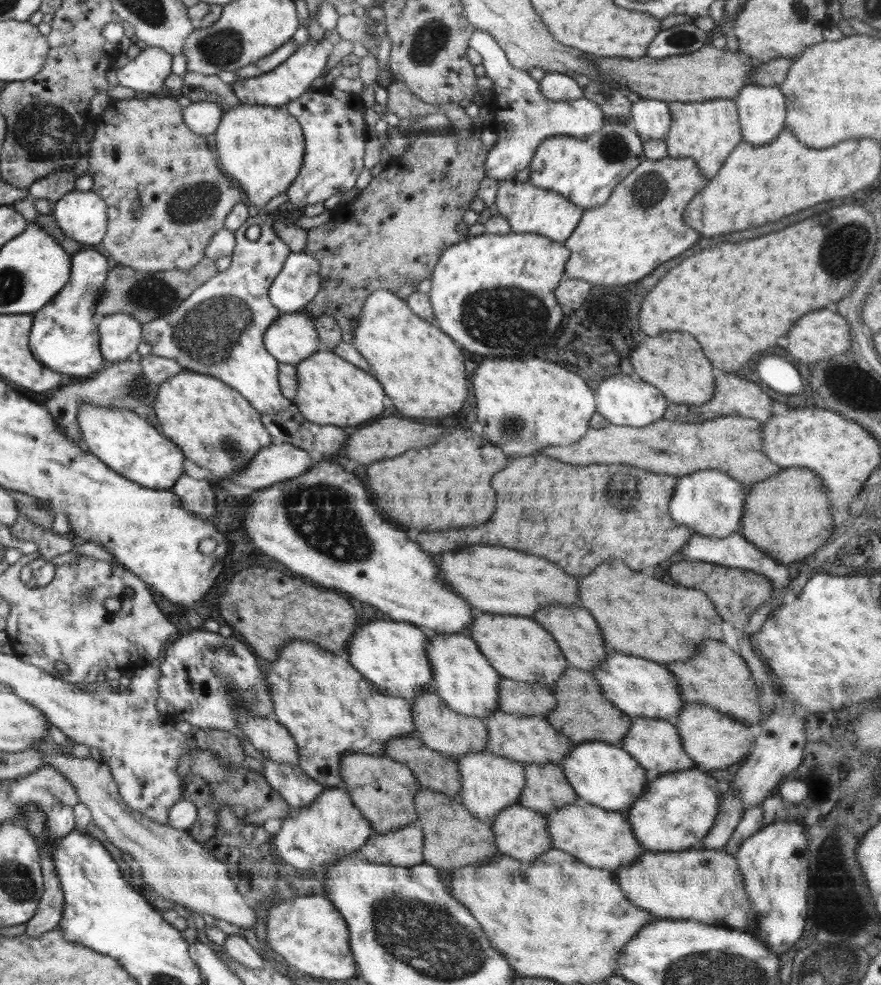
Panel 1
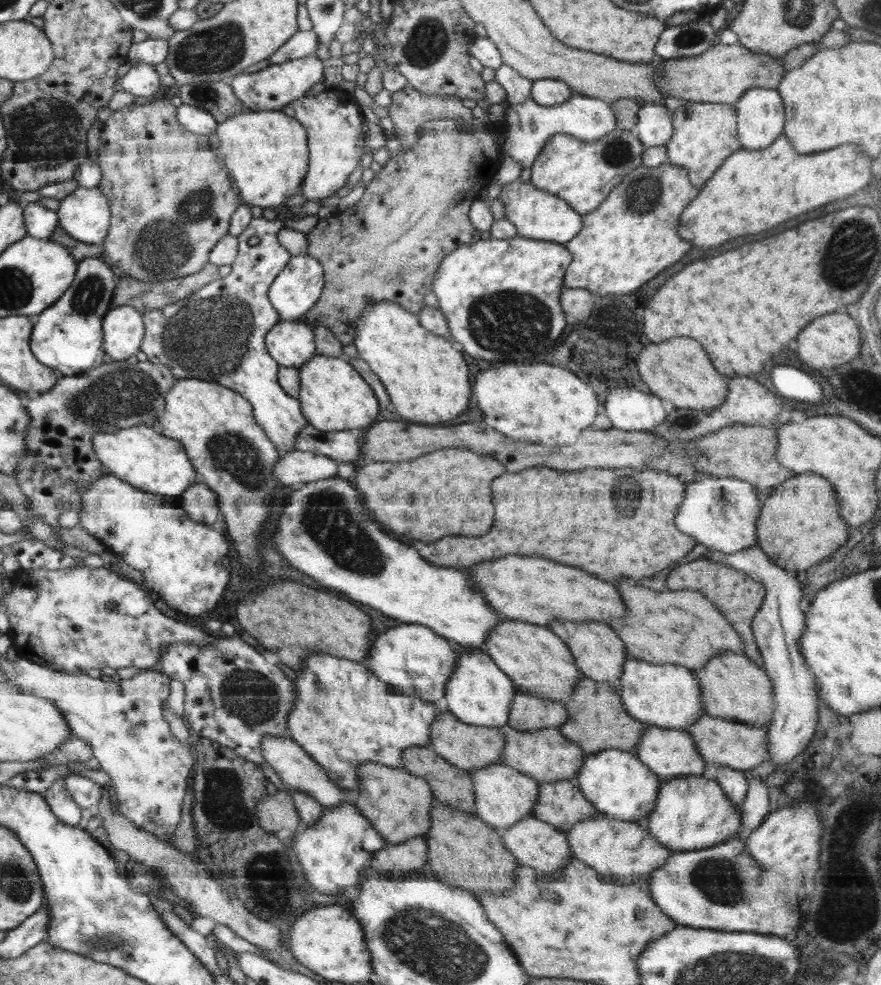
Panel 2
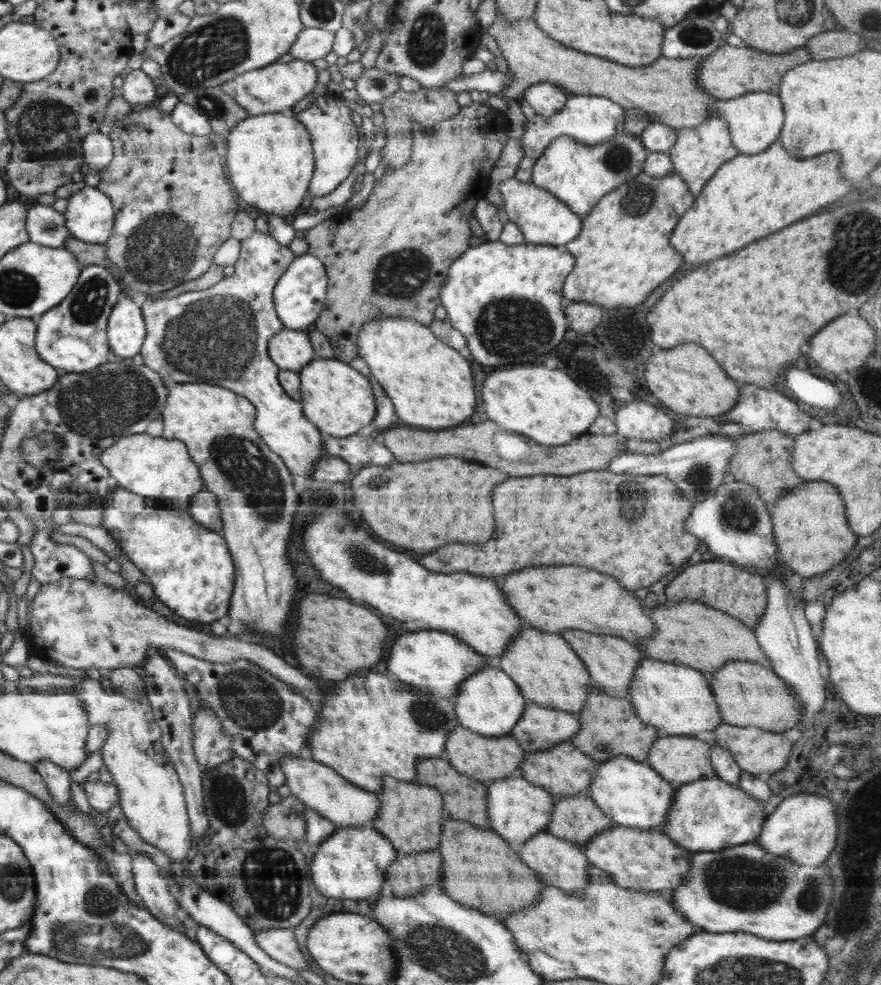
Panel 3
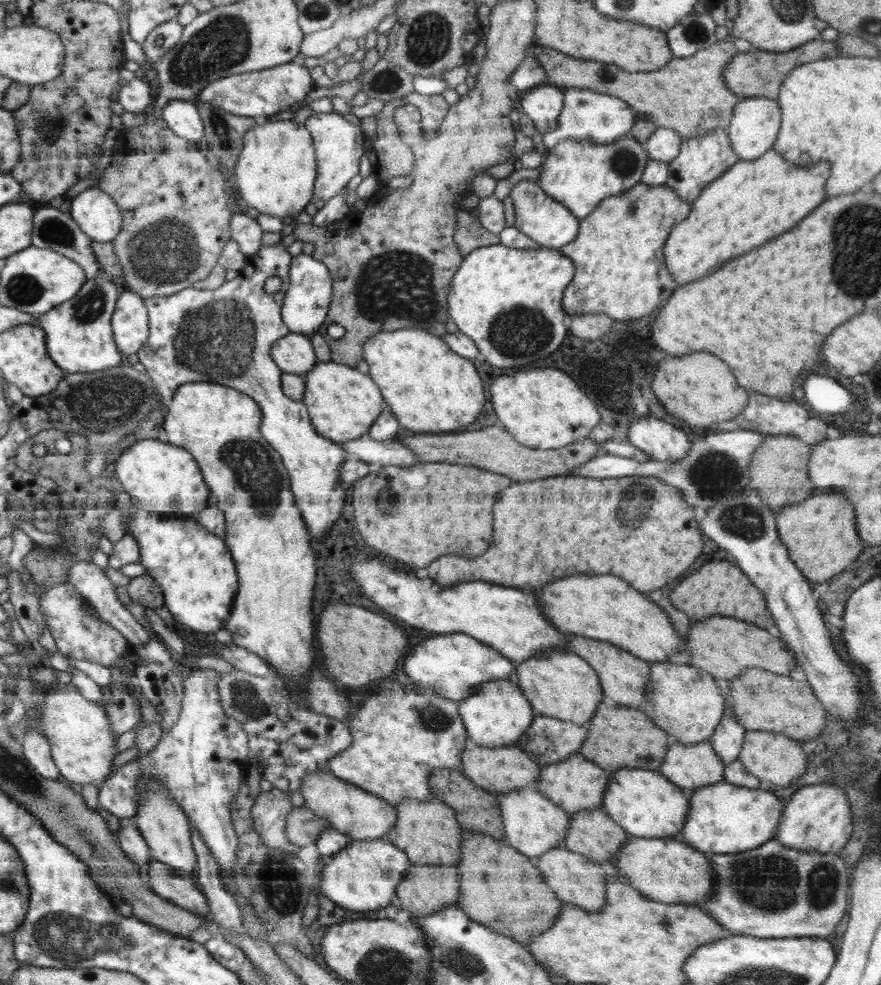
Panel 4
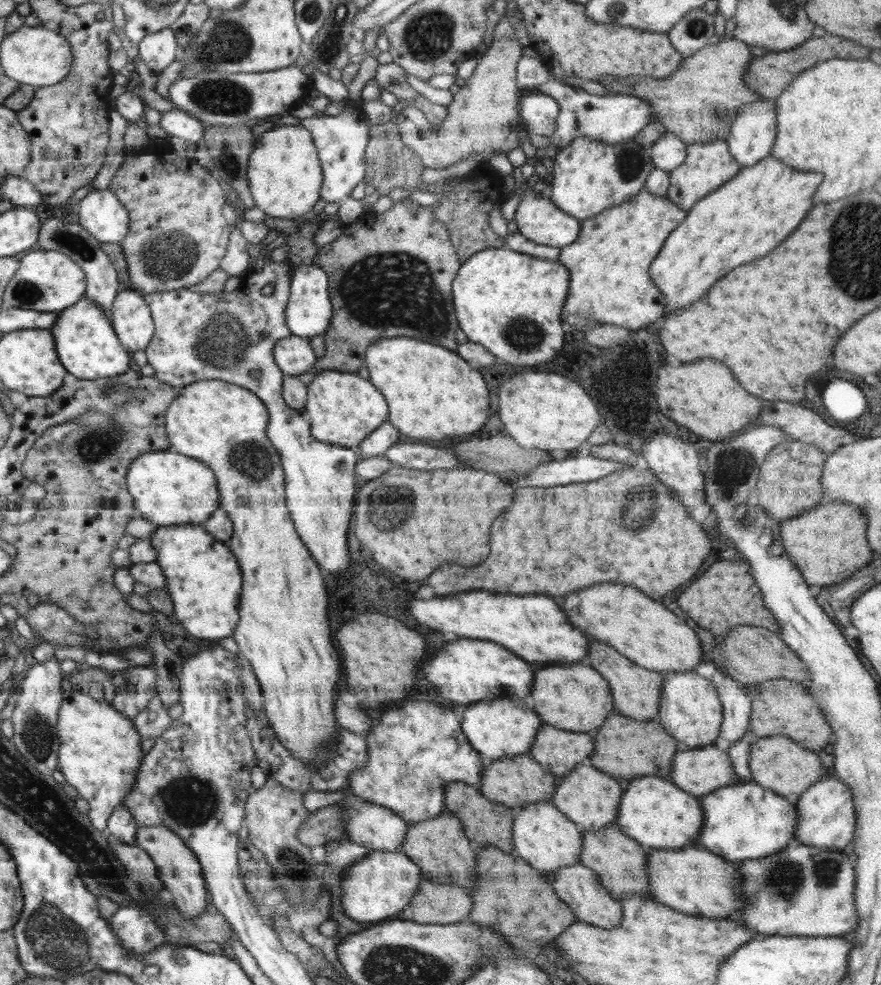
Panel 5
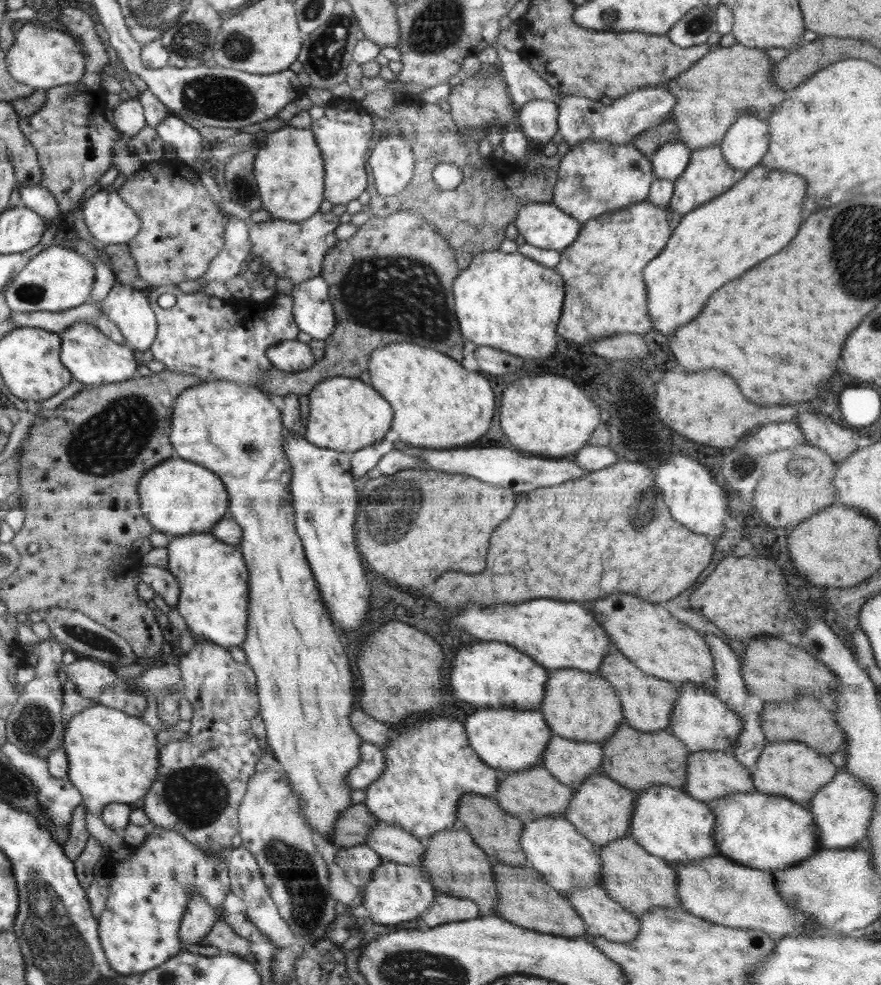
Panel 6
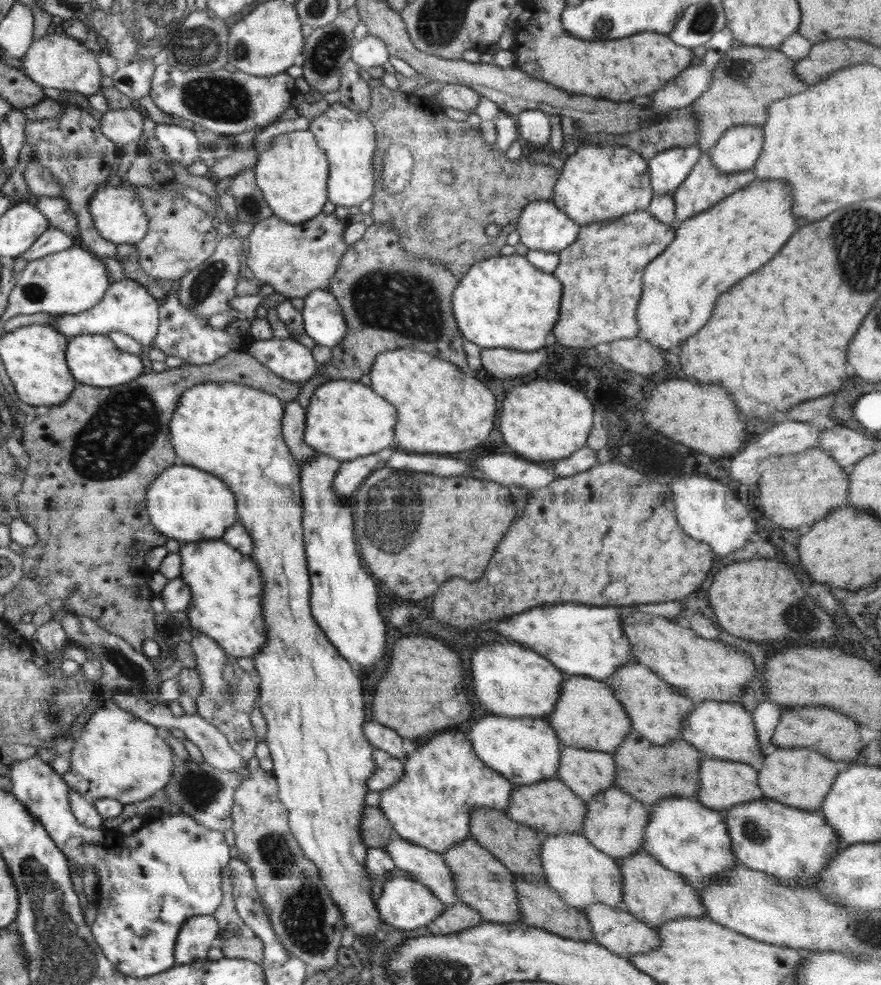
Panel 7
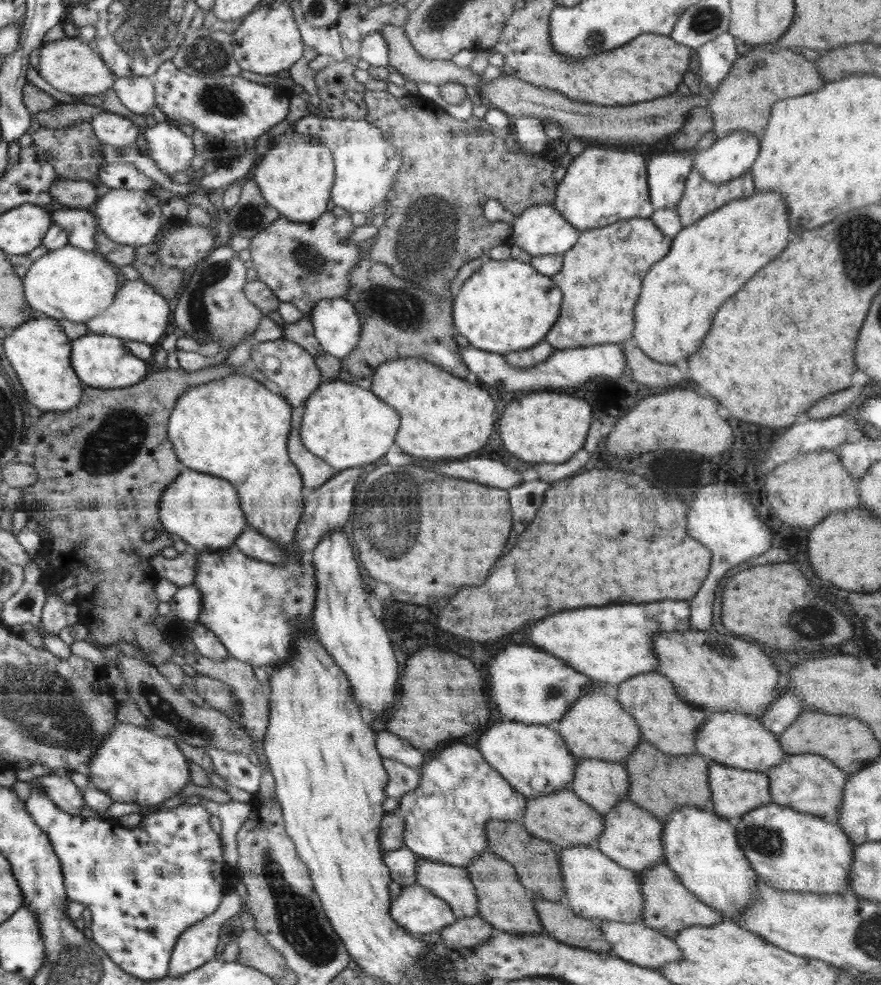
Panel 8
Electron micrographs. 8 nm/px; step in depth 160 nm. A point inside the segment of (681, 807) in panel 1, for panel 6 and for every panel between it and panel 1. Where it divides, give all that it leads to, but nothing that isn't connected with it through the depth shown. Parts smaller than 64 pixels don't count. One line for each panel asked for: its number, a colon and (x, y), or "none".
2: (691, 813)
3: (706, 815)
4: (722, 817)
5: (743, 821)
6: (768, 832)

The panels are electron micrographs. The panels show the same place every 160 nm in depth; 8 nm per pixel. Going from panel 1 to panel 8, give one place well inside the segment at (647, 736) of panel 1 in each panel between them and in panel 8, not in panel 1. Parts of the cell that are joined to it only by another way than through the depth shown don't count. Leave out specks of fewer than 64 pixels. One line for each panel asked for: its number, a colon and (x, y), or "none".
2: (669, 753)
3: (678, 759)
4: (691, 766)
5: (701, 770)
6: (711, 775)
7: (722, 783)
8: (734, 791)

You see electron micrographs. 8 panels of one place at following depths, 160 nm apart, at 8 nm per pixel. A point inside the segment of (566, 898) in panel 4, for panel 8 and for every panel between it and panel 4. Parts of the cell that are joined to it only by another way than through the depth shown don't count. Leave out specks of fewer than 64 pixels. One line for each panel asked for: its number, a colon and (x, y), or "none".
5: (578, 886)
6: (604, 917)
7: (622, 933)
8: (644, 946)

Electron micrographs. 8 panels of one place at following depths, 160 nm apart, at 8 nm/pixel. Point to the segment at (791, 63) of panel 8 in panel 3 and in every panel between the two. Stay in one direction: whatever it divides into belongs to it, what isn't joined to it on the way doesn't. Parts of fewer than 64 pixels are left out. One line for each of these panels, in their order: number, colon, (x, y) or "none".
3: (668, 90)
4: (689, 95)
5: (698, 102)
6: (728, 82)
7: (746, 82)

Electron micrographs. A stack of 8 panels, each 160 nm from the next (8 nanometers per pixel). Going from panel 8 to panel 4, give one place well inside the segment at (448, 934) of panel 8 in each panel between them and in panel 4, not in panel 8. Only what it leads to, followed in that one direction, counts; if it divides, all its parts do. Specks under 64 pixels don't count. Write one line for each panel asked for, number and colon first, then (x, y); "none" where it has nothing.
4: (424, 890)
5: (433, 903)
6: (445, 909)
7: (459, 916)

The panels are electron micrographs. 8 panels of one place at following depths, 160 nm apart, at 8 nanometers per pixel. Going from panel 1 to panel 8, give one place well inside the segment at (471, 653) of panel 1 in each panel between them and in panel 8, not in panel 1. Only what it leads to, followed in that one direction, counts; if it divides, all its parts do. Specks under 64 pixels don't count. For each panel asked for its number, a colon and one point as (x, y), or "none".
2: (478, 693)
3: (489, 702)
4: (497, 715)
5: (502, 727)
6: (510, 740)
7: (526, 750)
8: (519, 752)

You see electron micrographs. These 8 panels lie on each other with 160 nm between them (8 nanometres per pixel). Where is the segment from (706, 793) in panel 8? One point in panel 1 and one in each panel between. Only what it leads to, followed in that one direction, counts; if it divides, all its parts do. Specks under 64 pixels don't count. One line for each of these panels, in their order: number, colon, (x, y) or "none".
1: (583, 713)
2: (597, 720)
3: (609, 727)
4: (623, 736)
5: (624, 748)
6: (637, 760)
7: (649, 772)

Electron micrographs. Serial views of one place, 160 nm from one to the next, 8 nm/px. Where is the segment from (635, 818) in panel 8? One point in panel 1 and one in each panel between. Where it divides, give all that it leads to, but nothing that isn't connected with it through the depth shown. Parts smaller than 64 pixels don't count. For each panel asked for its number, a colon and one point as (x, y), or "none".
1: (527, 739)
2: (546, 755)
3: (564, 771)
4: (575, 784)
5: (587, 796)
6: (601, 809)
7: (615, 823)

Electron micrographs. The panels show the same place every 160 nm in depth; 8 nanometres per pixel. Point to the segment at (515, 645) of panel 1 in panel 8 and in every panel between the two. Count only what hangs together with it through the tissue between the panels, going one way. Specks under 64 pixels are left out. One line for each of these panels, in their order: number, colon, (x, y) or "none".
2: (539, 663)
3: (548, 673)
4: (561, 685)
5: (575, 697)
6: (582, 706)
7: (587, 715)
8: (596, 727)

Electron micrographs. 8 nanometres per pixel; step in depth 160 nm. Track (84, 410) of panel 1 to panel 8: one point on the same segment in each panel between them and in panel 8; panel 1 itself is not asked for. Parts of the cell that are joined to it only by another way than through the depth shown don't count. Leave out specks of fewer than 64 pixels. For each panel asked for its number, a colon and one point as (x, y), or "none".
2: (155, 463)
3: (151, 466)
4: (160, 477)
5: (169, 489)
6: (179, 497)
7: (185, 503)
8: (204, 510)

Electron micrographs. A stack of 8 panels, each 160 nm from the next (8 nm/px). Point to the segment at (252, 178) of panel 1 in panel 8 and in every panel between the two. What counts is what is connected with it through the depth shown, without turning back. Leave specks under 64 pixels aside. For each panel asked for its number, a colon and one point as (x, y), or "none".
2: (266, 153)
3: (270, 163)
4: (276, 170)
5: (284, 173)
6: (289, 169)
7: (292, 173)
8: (295, 177)

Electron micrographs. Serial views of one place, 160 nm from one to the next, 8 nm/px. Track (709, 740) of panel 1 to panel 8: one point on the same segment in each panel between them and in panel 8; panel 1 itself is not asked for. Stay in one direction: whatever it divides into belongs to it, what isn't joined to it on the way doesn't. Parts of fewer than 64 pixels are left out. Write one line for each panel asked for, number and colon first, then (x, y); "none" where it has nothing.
2: (736, 745)
3: (755, 750)
4: (777, 760)
5: (779, 763)
6: (793, 770)
7: (799, 777)
8: (811, 783)

